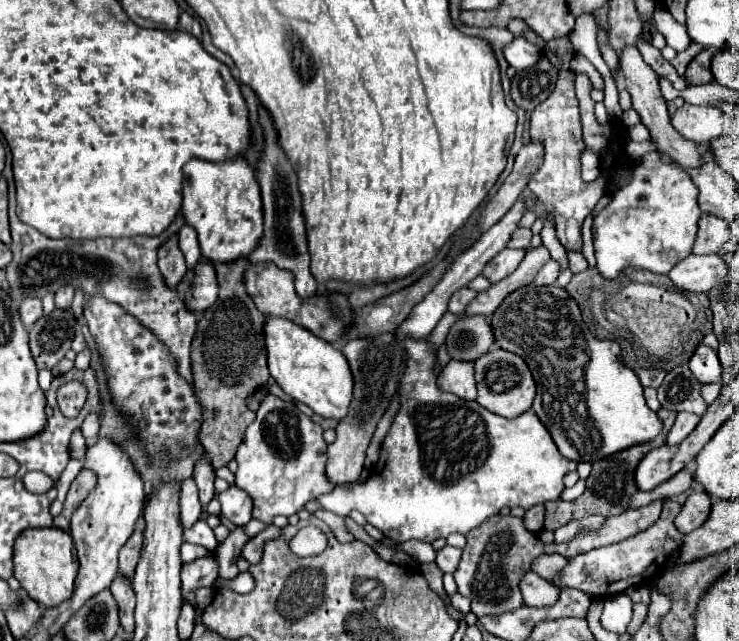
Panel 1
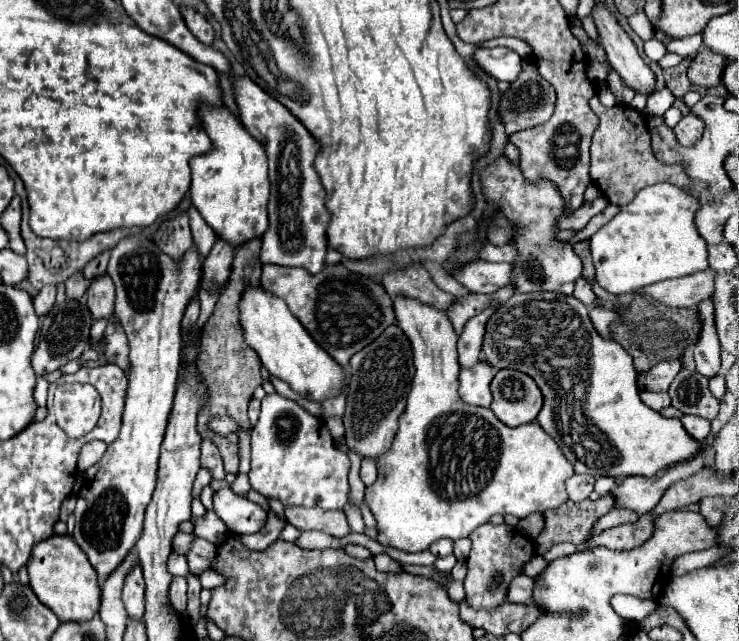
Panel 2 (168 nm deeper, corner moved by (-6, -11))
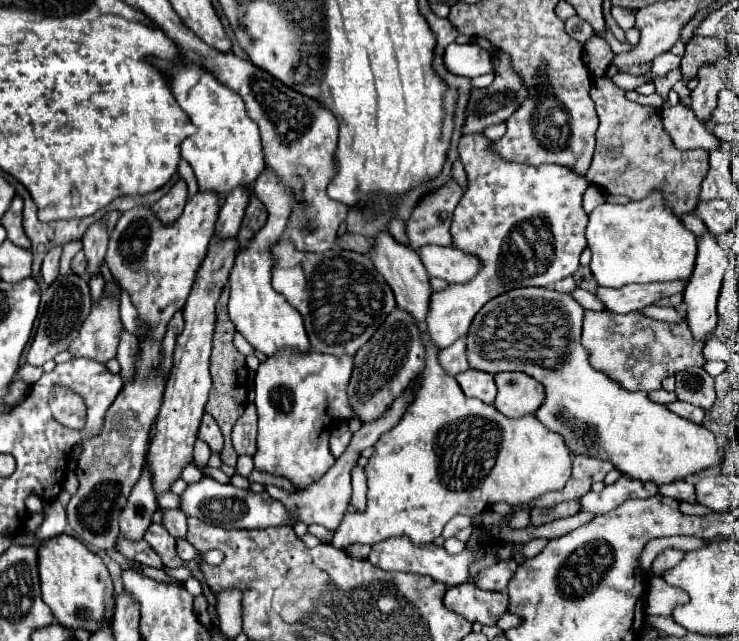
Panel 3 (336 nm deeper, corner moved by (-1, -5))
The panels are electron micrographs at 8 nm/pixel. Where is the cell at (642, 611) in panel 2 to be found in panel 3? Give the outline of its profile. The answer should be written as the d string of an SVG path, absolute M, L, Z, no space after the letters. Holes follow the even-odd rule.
M653 576L649 580L649 586L645 590L645 600L647 600L647 614L663 614L669 616L677 606L685 604L687 592L681 588L673 588L667 582L663 582L659 576Z

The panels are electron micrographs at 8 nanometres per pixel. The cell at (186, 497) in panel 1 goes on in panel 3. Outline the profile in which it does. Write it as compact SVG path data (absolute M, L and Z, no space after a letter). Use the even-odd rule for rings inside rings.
M195 440L195 464L197 466L205 466L207 462L209 462L209 454L211 454L211 450L209 450L209 446L203 442L203 440Z

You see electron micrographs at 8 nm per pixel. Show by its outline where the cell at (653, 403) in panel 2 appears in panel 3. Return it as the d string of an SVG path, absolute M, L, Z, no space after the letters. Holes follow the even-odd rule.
M611 310L585 312L583 322L583 346L591 354L591 364L607 374L611 380L619 382L625 390L659 390L667 376L691 366L703 366L703 346L705 340L695 340L687 320L681 322L661 322L653 320L641 312L615 314Z

